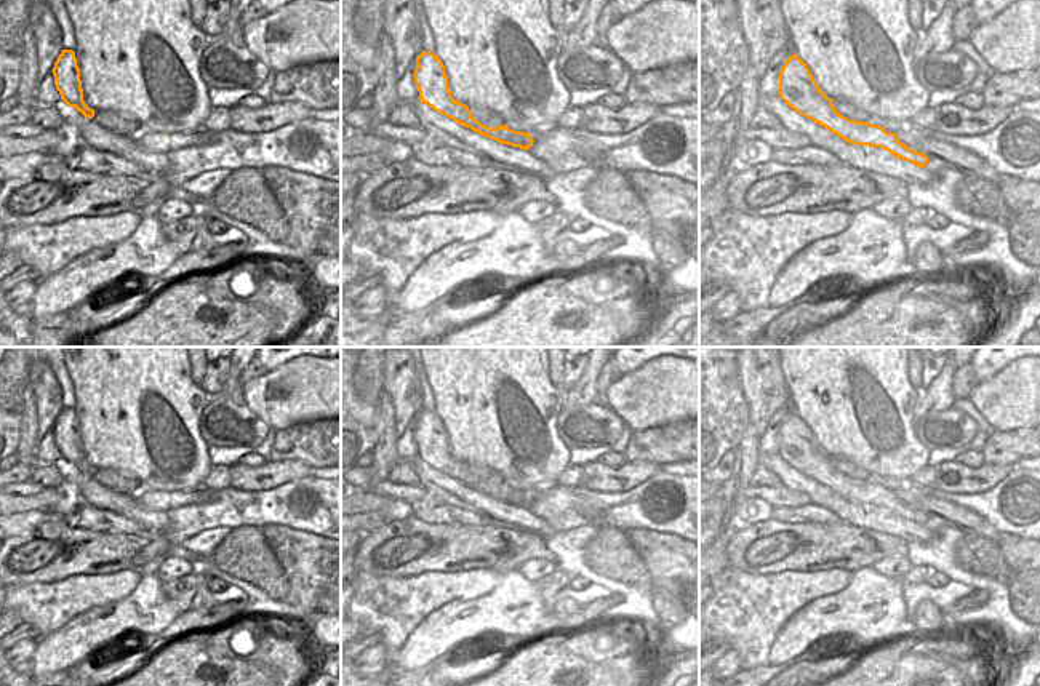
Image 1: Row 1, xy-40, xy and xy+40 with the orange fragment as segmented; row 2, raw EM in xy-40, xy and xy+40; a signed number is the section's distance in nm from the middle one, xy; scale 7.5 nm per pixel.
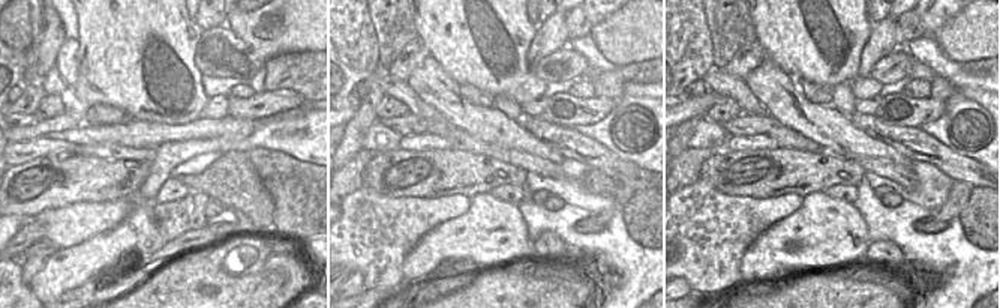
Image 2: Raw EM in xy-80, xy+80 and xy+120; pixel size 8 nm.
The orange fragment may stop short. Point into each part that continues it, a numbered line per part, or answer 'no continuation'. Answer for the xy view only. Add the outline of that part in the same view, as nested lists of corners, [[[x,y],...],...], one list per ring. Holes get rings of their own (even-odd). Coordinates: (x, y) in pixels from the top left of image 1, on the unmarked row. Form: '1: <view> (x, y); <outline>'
no continuation

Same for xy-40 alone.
no continuation

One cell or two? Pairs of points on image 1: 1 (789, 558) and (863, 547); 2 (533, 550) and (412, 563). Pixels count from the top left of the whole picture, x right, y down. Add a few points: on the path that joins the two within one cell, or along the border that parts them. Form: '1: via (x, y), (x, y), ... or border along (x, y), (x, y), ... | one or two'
1: via (807, 549), (845, 549) | one
2: via (503, 555), (442, 555) | one

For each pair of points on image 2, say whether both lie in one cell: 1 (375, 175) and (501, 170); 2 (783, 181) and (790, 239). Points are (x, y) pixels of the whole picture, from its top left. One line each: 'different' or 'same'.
1: same
2: different

